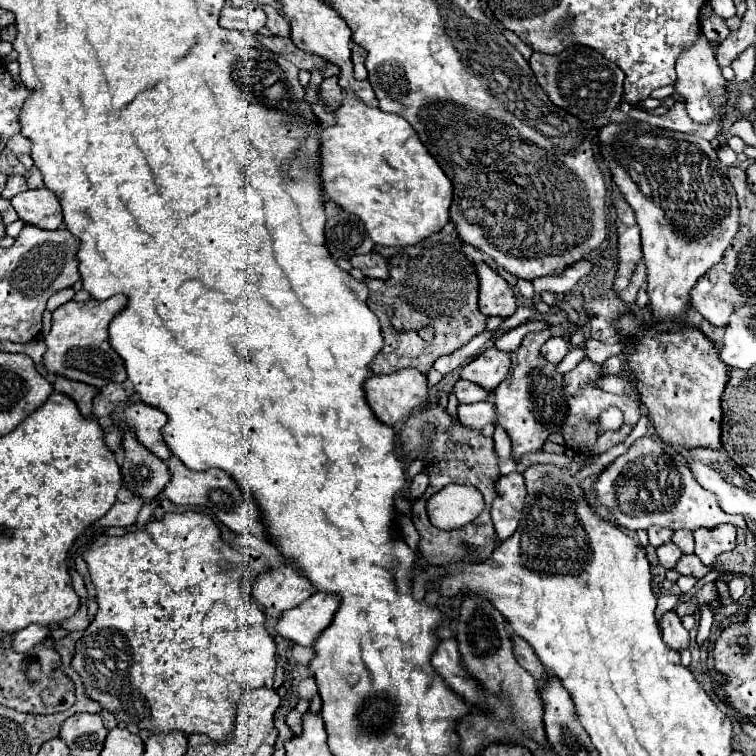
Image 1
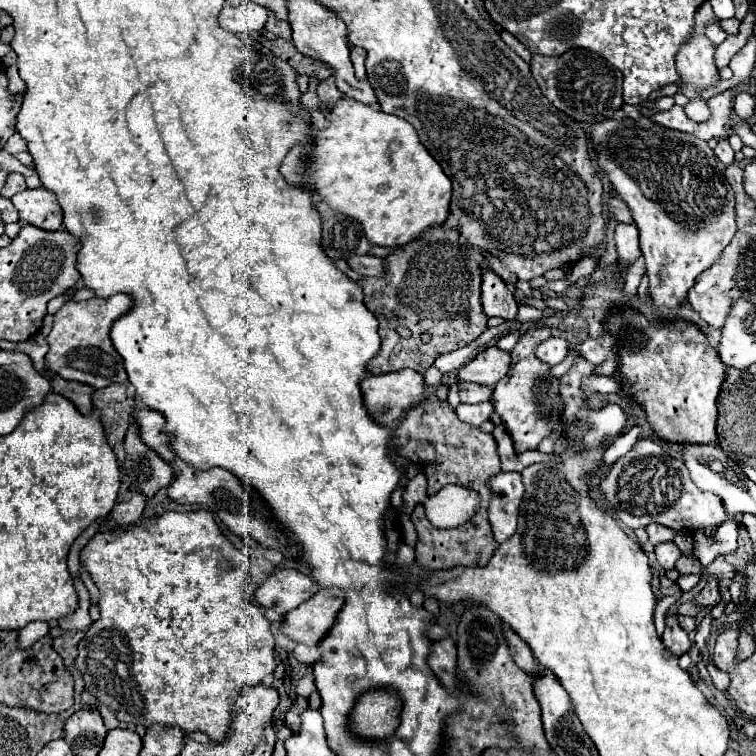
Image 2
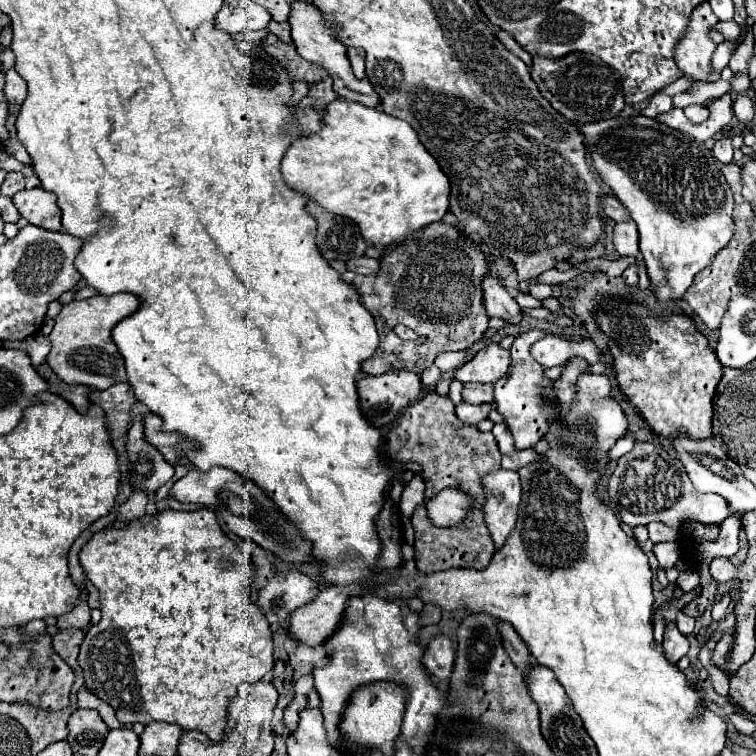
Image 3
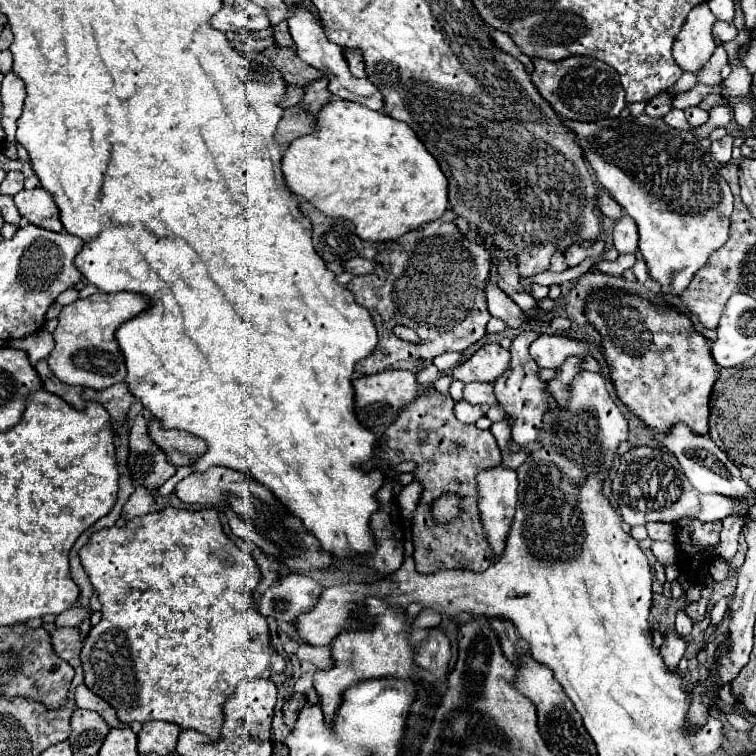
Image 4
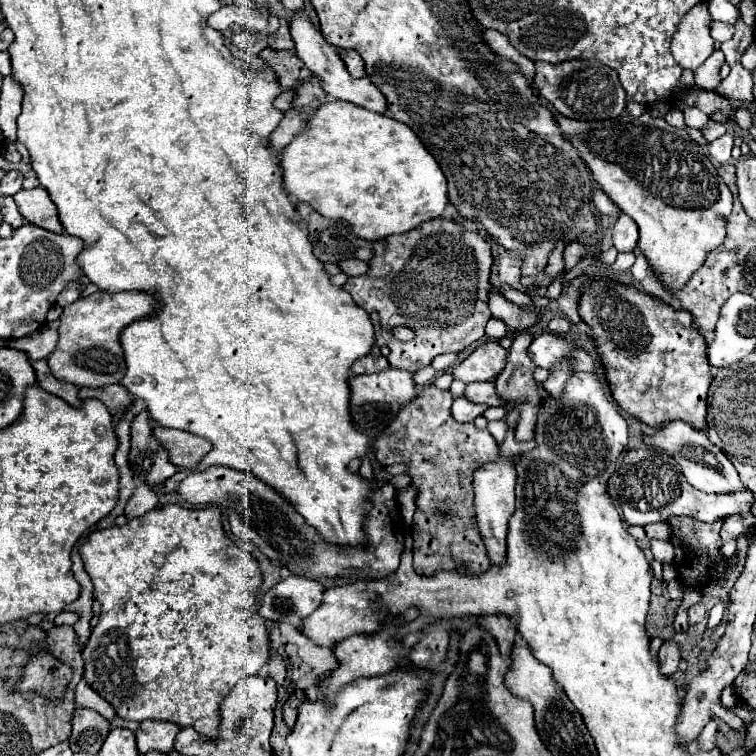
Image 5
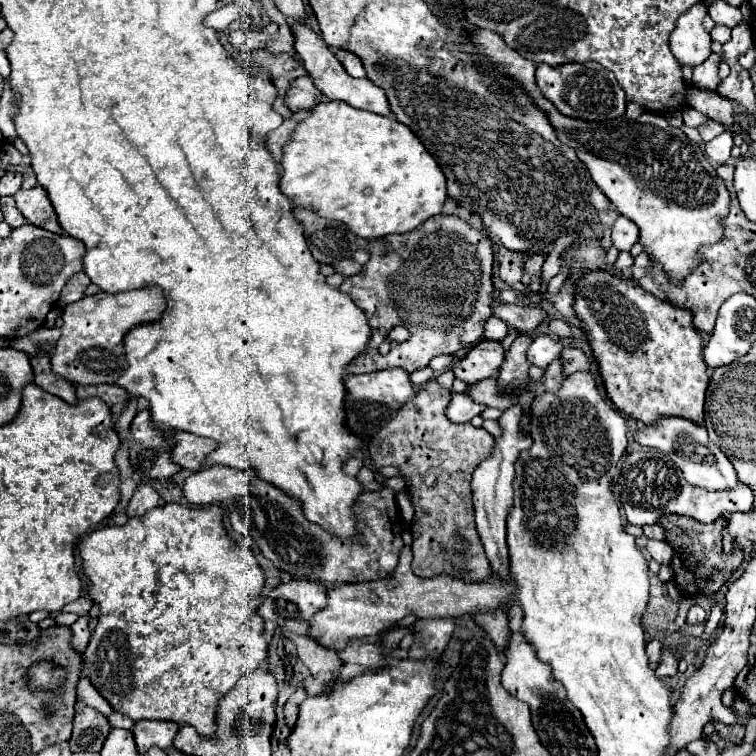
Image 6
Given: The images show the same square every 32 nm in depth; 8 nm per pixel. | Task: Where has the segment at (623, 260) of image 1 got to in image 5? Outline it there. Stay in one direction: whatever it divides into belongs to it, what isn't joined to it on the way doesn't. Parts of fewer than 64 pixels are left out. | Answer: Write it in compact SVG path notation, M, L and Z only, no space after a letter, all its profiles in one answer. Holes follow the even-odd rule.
M620 214L614 228L612 228L612 240L618 252L632 252L638 244L638 228L636 222L632 222L628 216Z

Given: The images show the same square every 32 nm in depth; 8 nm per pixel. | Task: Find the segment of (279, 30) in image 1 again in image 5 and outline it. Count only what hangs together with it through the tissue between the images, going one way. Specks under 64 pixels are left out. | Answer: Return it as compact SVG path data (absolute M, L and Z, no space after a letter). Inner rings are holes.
M281 17L280 26L274 34L270 34L268 38L266 38L266 42L268 42L268 48L272 48L272 50L294 50L294 40L292 40L292 36L290 36L290 28L288 28L288 20L286 18Z

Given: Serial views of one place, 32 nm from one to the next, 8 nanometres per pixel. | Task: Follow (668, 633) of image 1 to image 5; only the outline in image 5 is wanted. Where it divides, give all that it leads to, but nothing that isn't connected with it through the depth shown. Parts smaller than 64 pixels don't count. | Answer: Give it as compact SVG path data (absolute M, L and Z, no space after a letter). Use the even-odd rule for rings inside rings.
M674 640L664 642L664 646L658 652L660 658L660 672L664 676L672 676L678 670L678 662L680 662L680 646Z

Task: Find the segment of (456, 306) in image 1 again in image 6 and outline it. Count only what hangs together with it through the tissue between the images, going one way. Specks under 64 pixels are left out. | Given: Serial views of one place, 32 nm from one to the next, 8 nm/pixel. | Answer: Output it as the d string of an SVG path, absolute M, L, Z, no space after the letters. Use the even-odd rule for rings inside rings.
M438 214L428 218L420 228L404 234L404 236L386 236L380 240L372 240L366 246L370 260L362 266L362 270L354 276L346 276L338 286L340 292L348 294L354 304L364 310L368 324L372 328L372 336L368 348L358 354L352 364L348 364L348 374L366 374L386 368L402 368L406 372L414 372L418 368L428 366L434 356L440 354L456 354L458 350L478 342L484 334L484 322L492 316L492 244L490 238L472 228L458 216ZM394 326L406 326L410 338L406 342L390 342L390 352L382 356L378 352L380 342L386 340L386 334Z

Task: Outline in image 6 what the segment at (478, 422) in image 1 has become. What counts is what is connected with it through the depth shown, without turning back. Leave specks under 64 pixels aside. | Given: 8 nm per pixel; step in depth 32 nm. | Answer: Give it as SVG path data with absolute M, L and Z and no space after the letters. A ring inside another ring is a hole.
M452 392L450 396L450 404L446 408L446 418L452 422L470 422L474 416L478 416L486 406L484 404L476 404L466 392L458 394Z

